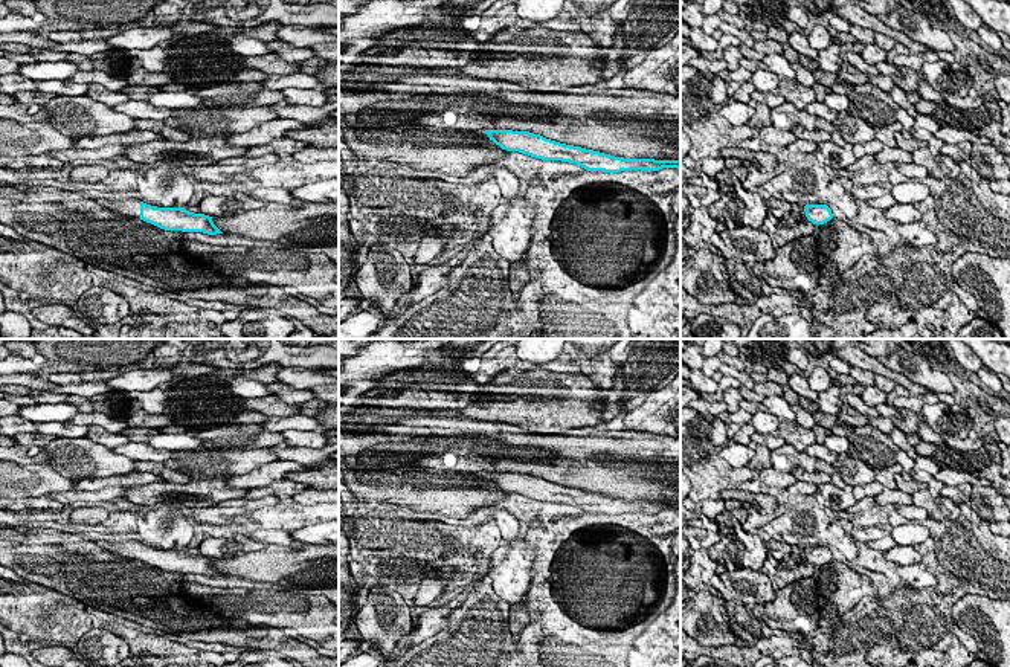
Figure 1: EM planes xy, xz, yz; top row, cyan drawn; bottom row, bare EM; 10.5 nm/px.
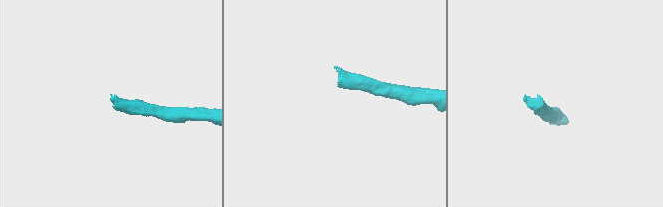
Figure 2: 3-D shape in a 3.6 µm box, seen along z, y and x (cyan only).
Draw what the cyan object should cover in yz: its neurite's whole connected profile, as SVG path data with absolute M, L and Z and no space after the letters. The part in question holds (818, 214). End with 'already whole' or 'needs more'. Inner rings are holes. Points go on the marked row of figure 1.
M806 205L804 212L813 224L824 224L833 218L831 209L827 205Z; already whole

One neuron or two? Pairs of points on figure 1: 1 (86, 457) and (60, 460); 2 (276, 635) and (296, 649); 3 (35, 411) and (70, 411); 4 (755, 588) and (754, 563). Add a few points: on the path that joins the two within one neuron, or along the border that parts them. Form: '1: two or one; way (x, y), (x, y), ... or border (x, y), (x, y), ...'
1: one; way (80, 458), (66, 458)
2: one; way (279, 641), (290, 647)
3: one; way (45, 412), (61, 412)
4: two; border (743, 567), (760, 571)

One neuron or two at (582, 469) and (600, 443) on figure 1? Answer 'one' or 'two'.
one

